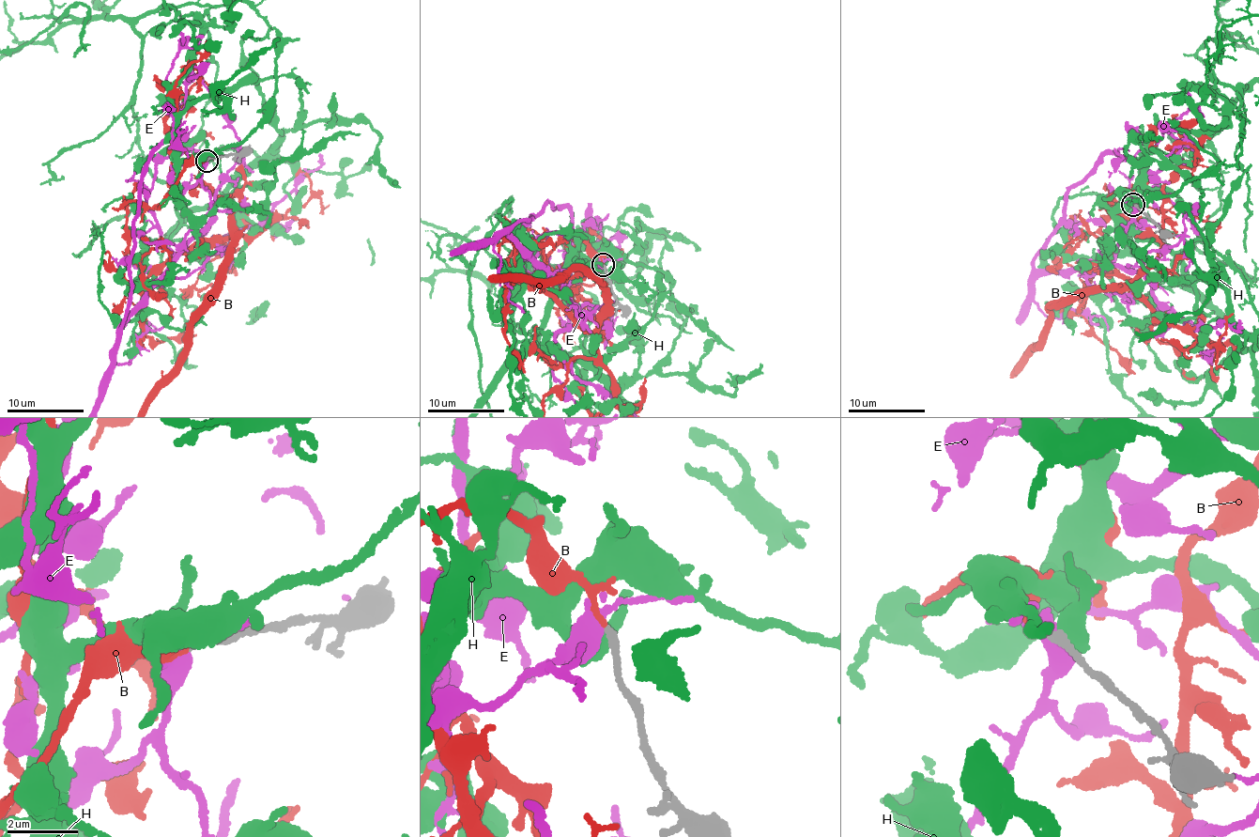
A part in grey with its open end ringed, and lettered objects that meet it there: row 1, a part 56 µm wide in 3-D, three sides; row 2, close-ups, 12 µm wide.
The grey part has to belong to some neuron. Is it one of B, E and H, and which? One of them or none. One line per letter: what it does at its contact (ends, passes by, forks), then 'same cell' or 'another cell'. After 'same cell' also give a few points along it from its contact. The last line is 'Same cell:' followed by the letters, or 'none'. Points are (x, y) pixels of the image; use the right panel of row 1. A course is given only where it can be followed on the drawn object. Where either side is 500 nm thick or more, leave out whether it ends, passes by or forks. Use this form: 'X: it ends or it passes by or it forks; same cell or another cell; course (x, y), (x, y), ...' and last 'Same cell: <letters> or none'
B: it passes by; same cell
E: it passes by; another cell
H: another cell
Same cell: B

